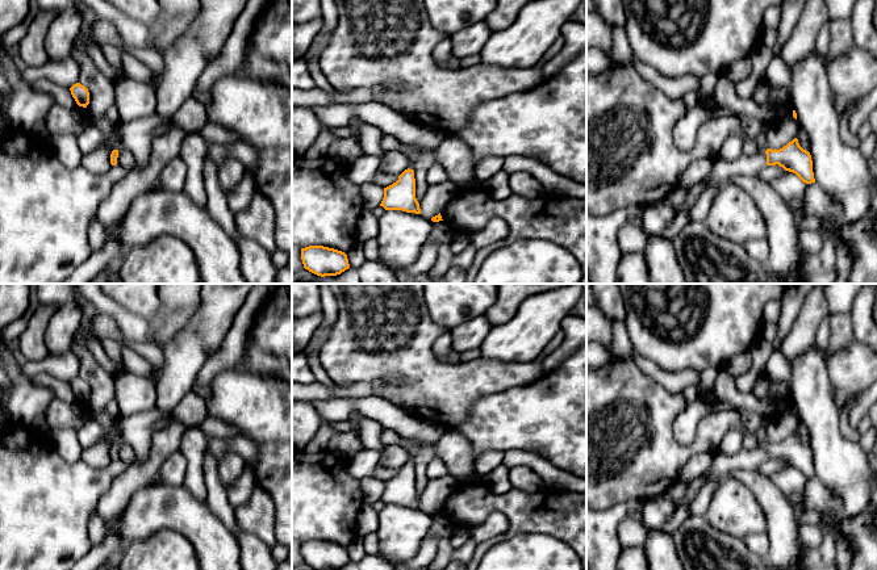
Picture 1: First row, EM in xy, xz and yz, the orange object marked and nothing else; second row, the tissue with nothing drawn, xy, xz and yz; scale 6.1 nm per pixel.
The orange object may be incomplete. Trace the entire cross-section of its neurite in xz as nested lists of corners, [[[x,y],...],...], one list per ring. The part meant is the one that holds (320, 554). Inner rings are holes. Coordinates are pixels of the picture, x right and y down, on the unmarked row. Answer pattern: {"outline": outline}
{"outline": [[[323,540],[301,542],[301,554],[304,562],[317,570],[337,570],[350,562],[344,546]]]}

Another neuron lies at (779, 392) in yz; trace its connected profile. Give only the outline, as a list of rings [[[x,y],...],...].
[[[763,373],[755,381],[751,393],[759,399],[767,399],[769,402],[777,403],[780,406],[780,415],[794,415],[797,419],[799,419],[798,414],[793,411],[794,403],[792,399],[789,382],[770,380],[765,373]]]

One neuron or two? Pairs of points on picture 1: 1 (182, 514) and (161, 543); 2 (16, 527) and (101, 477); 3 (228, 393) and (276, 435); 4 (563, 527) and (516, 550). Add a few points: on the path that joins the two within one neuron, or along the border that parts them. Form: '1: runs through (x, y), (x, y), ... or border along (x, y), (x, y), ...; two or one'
1: border along (140, 537), (162, 529), (175, 529), (193, 549); two
2: runs through (37, 506), (80, 486); one
3: runs through (239, 398), (264, 423); one
4: border along (516, 535), (547, 533), (564, 541), (572, 549); two

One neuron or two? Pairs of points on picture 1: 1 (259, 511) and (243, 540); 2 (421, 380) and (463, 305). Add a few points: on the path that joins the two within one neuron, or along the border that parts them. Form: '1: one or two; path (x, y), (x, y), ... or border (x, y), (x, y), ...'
1: two; border (237, 526), (258, 536), (270, 548)
2: two; border (426, 307), (430, 317), (447, 330)

